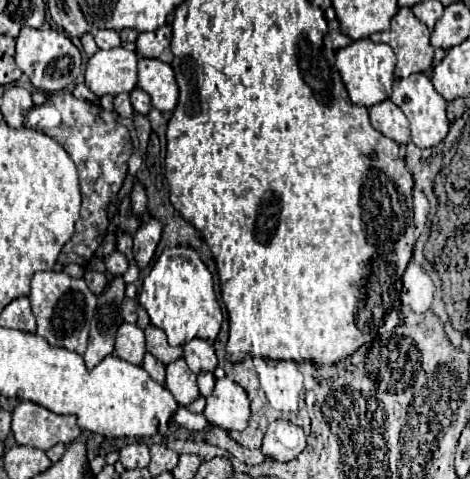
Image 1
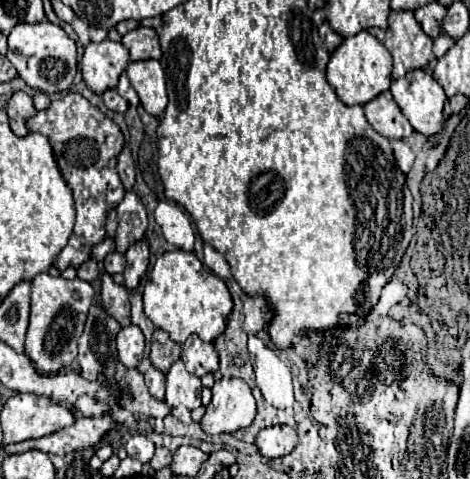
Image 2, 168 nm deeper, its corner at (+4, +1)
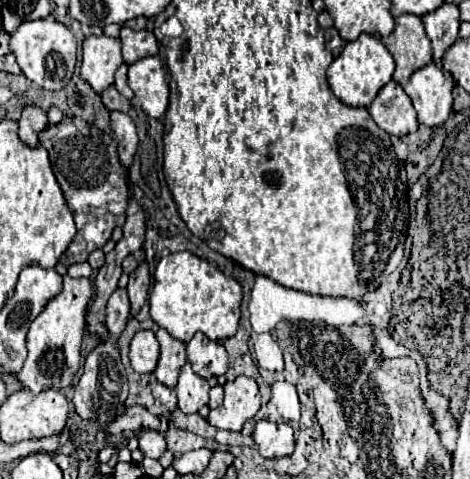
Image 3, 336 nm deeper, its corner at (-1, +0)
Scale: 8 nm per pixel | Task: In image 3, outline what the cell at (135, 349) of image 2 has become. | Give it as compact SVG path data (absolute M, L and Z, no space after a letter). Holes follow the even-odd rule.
M152 330L136 332L130 344L130 362L132 368L140 374L150 374L156 370L160 358L160 346Z

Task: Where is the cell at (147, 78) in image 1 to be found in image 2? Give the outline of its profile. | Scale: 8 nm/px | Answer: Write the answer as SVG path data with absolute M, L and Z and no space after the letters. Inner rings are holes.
M135 61L127 67L127 77L135 87L141 105L147 113L161 117L167 107L167 91L165 91L165 73L159 61Z

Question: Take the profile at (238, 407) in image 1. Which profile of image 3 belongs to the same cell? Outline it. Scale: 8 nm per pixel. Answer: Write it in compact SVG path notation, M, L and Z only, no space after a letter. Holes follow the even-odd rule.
M238 376L224 384L224 404L210 410L208 422L220 430L242 430L244 422L260 410L258 384L252 378Z

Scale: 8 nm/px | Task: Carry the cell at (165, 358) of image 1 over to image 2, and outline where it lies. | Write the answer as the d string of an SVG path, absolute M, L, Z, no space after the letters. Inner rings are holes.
M155 329L155 331L153 331L153 339L151 339L151 357L149 357L151 363L153 363L159 371L167 373L169 367L171 367L179 357L181 357L181 345L175 343L175 341L171 341L171 337L169 337L165 331Z

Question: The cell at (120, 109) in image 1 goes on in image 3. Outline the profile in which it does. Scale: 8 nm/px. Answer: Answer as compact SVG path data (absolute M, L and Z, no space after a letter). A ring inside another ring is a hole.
M108 86L100 96L102 96L102 102L108 110L120 110L120 112L130 110L130 102L114 86Z

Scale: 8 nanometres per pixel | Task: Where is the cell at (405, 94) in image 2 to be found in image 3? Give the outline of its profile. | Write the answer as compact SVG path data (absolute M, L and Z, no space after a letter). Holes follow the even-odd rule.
M428 64L414 72L404 90L412 98L420 124L440 126L448 120L454 82L436 64Z

